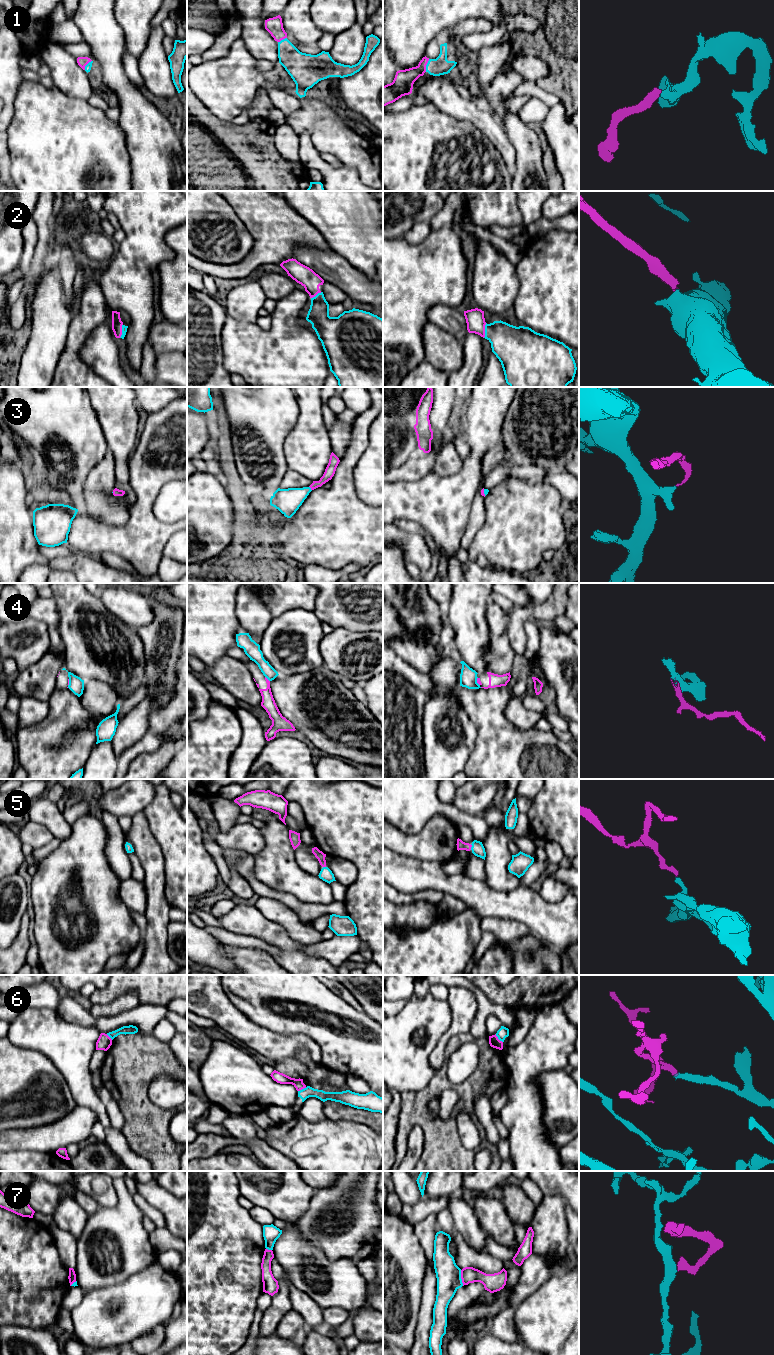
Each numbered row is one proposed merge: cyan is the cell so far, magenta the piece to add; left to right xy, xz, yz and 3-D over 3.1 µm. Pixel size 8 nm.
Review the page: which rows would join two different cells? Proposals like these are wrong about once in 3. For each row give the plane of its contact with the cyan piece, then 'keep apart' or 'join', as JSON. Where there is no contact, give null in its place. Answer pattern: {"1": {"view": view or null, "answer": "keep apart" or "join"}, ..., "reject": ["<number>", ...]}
{"1": {"view": "yz", "answer": "join"}, "2": {"view": "yz", "answer": "join"}, "3": {"view": "xz", "answer": "join"}, "4": {"view": "xz", "answer": "keep apart"}, "5": {"view": "yz", "answer": "join"}, "6": {"view": "yz", "answer": "keep apart"}, "7": {"view": "yz", "answer": "keep apart"}, "reject": ["4", "6", "7"]}

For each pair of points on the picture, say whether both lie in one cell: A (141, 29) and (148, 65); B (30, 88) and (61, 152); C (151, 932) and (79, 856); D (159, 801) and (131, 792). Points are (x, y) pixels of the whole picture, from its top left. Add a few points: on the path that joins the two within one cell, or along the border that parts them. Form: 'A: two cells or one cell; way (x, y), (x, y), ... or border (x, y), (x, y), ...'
A: two cells; border (152, 30), (147, 44), (138, 59)
B: one cell; way (34, 104), (45, 119), (52, 136)
C: two cells; border (143, 931), (141, 937)
D: two cells; border (155, 789), (153, 799), (142, 810)

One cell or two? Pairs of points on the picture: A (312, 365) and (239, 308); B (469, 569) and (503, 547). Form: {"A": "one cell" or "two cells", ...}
{"A": "two cells", "B": "two cells"}

